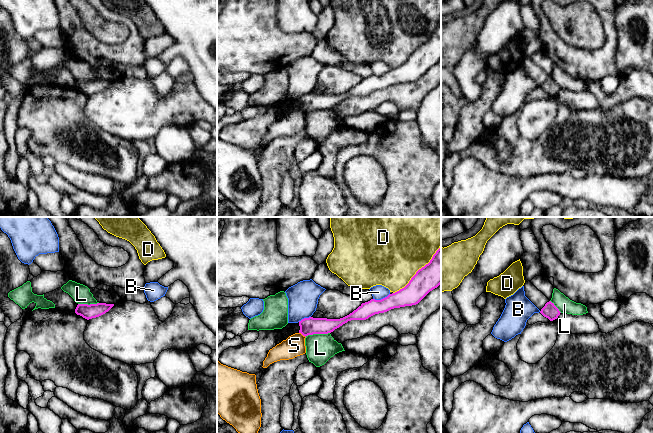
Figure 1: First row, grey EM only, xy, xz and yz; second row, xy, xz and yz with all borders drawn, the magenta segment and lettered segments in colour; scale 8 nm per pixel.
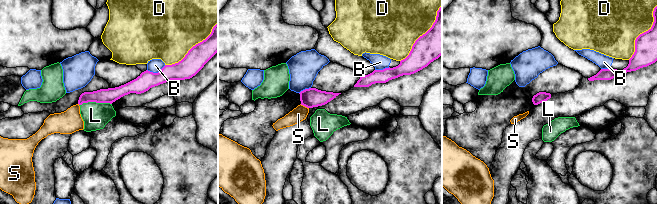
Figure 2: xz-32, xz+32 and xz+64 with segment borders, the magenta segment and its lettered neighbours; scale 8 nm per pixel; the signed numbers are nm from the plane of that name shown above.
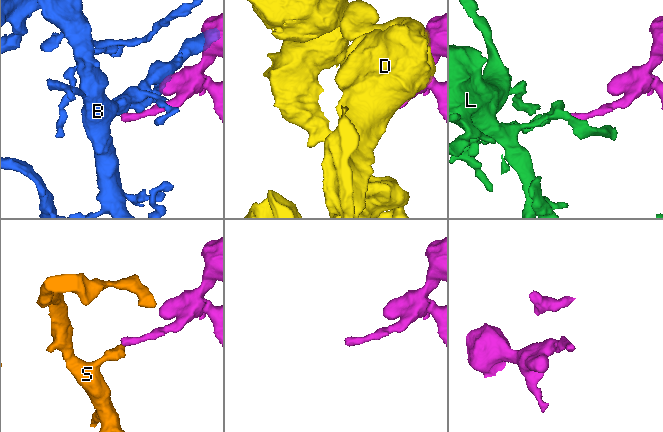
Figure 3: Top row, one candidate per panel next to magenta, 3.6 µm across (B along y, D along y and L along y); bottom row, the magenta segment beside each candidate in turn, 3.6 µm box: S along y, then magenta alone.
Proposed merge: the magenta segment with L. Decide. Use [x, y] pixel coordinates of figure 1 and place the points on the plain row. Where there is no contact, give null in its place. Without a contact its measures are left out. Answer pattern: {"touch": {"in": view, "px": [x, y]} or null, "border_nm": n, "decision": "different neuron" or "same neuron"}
{"touch": {"in": "xz", "px": [317, 109]}, "border_nm": 200, "decision": "different neuron"}

